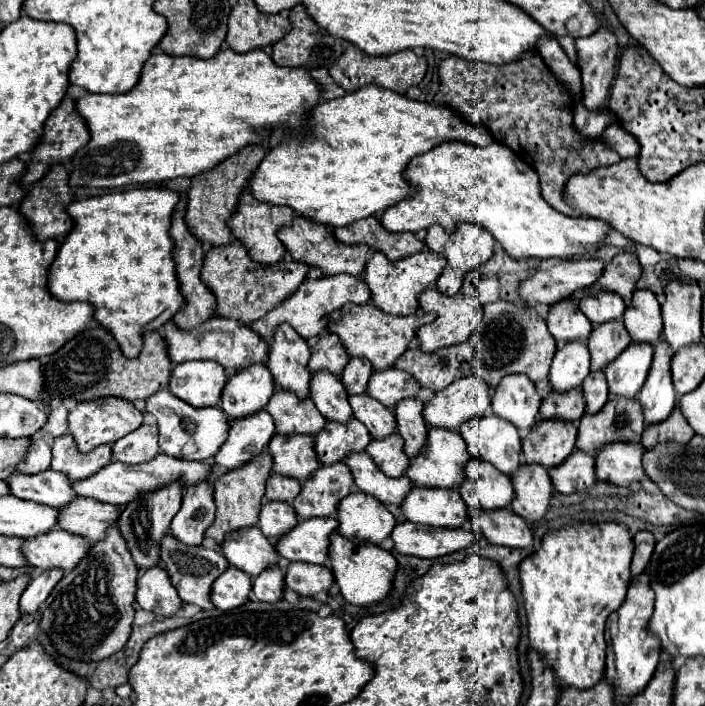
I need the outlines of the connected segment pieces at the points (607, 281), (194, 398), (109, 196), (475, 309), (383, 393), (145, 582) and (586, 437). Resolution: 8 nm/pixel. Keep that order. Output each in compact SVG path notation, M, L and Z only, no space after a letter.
M630 251L618 253L606 265L602 277L592 287L576 291L572 297L580 301L584 295L588 295L592 291L594 293L596 291L612 291L612 293L618 293L628 303L628 299L632 299L632 293L636 289L636 281L640 279L640 273L642 273L642 267L634 253L630 253Z
M184 361L172 369L170 391L192 407L214 407L226 379L224 367L216 361Z
M150 187L106 193L68 205L74 227L60 243L54 263L48 267L48 291L58 301L90 303L94 307L94 319L112 333L126 359L140 355L144 331L160 329L182 307L180 291L176 291L176 275L172 275L172 243L168 243L168 223L178 201L176 191Z
M474 269L474 271L470 271L470 273L464 277L462 289L460 289L456 295L452 295L452 297L442 295L442 293L440 293L438 289L434 289L434 287L432 287L432 289L428 287L428 289L420 295L420 307L422 307L424 311L434 311L434 313L438 313L438 317L436 317L432 323L420 327L418 333L416 333L418 339L420 339L420 349L422 349L422 351L432 353L432 351L436 351L436 349L440 349L440 347L450 347L450 345L454 345L454 343L464 343L464 341L472 335L472 331L476 331L476 327L482 323L482 315L484 315L482 303L478 301L478 293L476 293L478 279L480 279L480 271Z
M390 367L380 373L378 371L372 373L366 393L370 397L374 397L376 401L380 401L384 407L394 409L400 399L416 397L418 389L420 389L420 385L412 379L412 375L408 375L396 367Z
M162 567L146 569L138 579L136 601L142 609L156 613L158 617L172 617L180 607L182 599L176 595L168 573Z
M610 395L608 403L594 415L584 413L580 417L580 427L578 427L578 439L576 439L576 447L580 451L586 453L596 453L600 447L604 447L606 443L614 443L614 441L632 441L632 443L640 443L644 431L644 415L642 415L642 407L640 401L636 397L618 397L618 395Z

